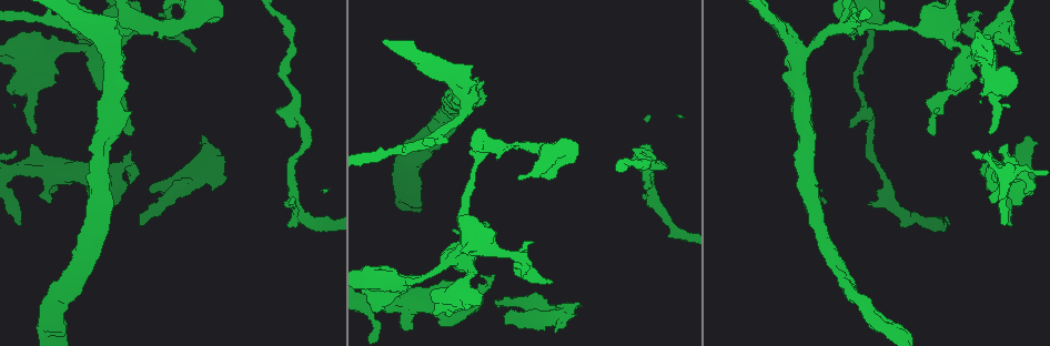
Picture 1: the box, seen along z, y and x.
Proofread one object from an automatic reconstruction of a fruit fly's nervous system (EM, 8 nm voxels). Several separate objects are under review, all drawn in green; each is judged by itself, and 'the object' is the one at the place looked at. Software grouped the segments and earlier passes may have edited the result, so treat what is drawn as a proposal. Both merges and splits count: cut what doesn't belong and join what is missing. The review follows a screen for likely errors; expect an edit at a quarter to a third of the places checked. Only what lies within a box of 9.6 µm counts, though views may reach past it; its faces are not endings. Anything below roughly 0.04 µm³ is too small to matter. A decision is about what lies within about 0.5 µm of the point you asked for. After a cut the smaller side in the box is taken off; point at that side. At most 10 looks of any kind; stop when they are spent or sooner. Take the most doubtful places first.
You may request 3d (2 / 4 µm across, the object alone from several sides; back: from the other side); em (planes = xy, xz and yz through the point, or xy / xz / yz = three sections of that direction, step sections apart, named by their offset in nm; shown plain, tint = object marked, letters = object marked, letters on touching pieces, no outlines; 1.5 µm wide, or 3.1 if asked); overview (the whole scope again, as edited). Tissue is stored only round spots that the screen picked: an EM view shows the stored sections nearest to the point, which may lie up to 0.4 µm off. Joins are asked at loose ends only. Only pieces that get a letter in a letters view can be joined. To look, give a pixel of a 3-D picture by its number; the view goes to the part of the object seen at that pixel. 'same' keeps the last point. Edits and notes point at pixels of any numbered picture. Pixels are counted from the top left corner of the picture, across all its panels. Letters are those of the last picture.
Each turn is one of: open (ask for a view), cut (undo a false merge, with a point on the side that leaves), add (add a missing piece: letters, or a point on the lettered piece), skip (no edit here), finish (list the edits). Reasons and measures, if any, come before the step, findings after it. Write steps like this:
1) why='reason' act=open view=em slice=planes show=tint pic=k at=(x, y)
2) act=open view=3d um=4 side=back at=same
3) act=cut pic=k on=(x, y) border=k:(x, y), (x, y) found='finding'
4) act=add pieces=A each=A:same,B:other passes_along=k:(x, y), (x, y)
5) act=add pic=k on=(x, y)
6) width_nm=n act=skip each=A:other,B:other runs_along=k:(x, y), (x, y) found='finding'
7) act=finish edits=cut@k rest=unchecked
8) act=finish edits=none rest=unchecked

why='small branch off a trunk' act=open view=3d um=2 pic=1 at=(966, 57)

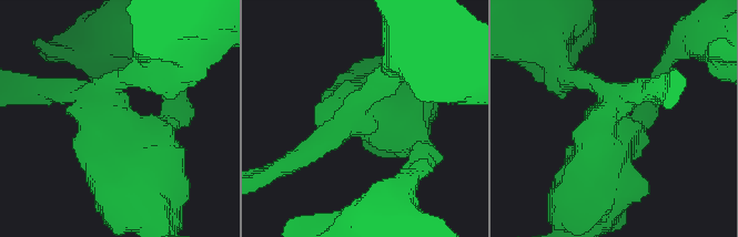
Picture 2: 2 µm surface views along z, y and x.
arms=4 why='now the EM' act=open view=em slice=planes show=letters pic=2 at=(607, 115)

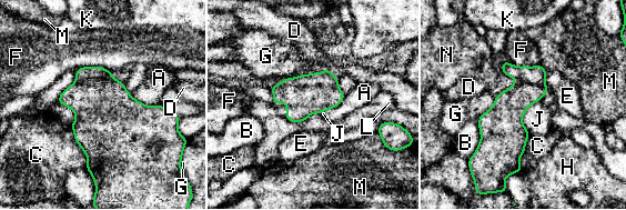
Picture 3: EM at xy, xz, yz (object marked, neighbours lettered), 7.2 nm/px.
longest_contact=C:340nm act=cut pic=3 on=(104, 111) each=A:other,B:other,C:other,D:other,E:other,F:other,G:other,H:other,J:other,K:other,L:other,M:other,N:other found='two neurons meet here'

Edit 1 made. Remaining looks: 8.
why='an open end' act=open view=3d um=2 pic=1 at=(149, 188)

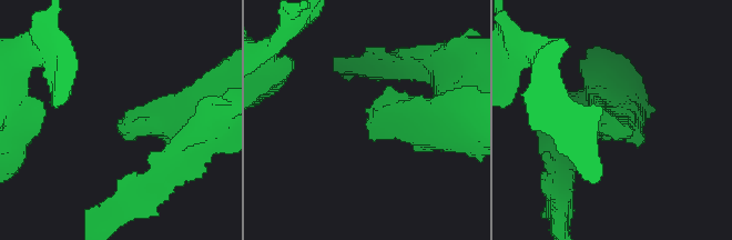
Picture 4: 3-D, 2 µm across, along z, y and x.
act=open view=em slice=planes show=letters pic=4 at=(368, 133)

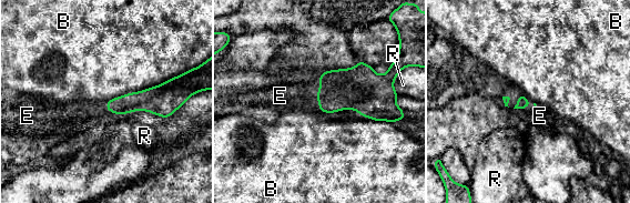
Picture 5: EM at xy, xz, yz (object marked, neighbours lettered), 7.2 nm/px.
longest_contact=B:550nm act=add pieces=E each=B:other,E:same,R:other found='it goes on there'

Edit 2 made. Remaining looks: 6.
act=open view=overview

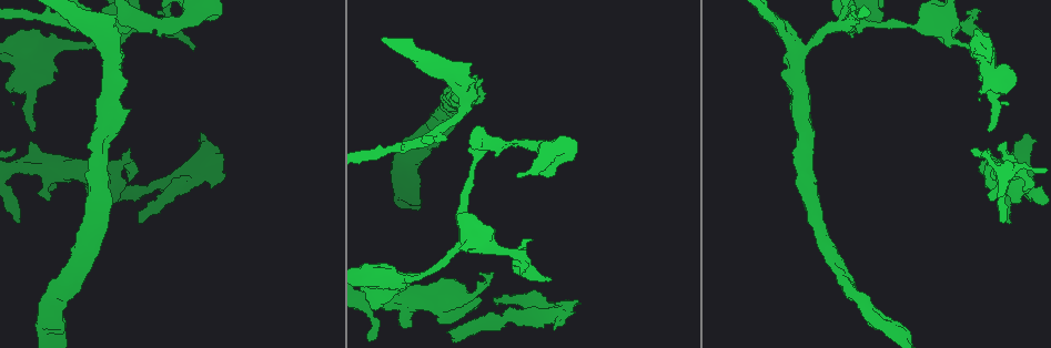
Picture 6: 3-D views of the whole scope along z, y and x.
why='free end' act=open view=3d um=4 pic=6 at=(1006, 143)

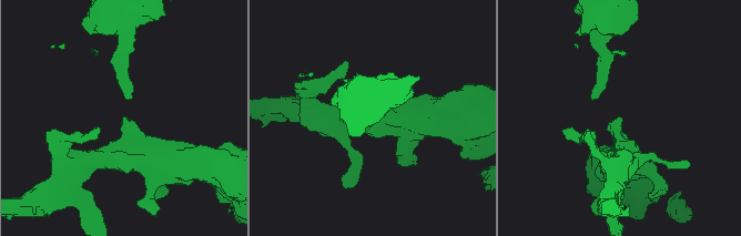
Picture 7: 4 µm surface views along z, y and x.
why='shape alone is not enough' act=open view=em slice=planes show=tint pic=7 at=(126, 118)

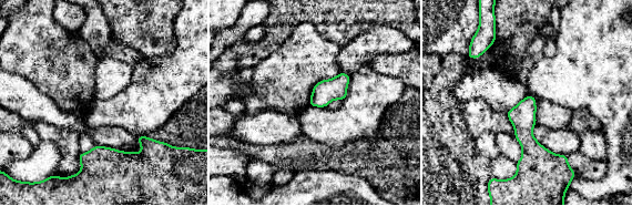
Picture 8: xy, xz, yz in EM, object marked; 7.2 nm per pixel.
act=open view=em slice=planes show=letters at=same

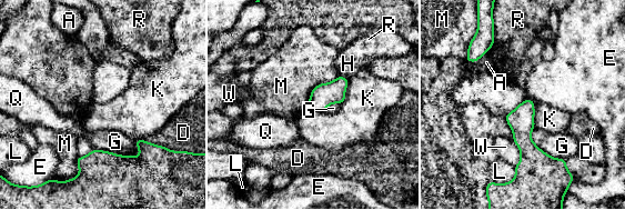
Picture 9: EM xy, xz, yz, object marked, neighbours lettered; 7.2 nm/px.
act=skip each=A:other,D:other,E:other,G:other,H:other,K:other,L:other,M:other,Q:other,R:other,W:other border=9:(93, 148), (137, 158), (140, 154) found='no lettered piece goes on from it'

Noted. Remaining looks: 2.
act=finish edits=cut@3,add@5 rest=unchecked

